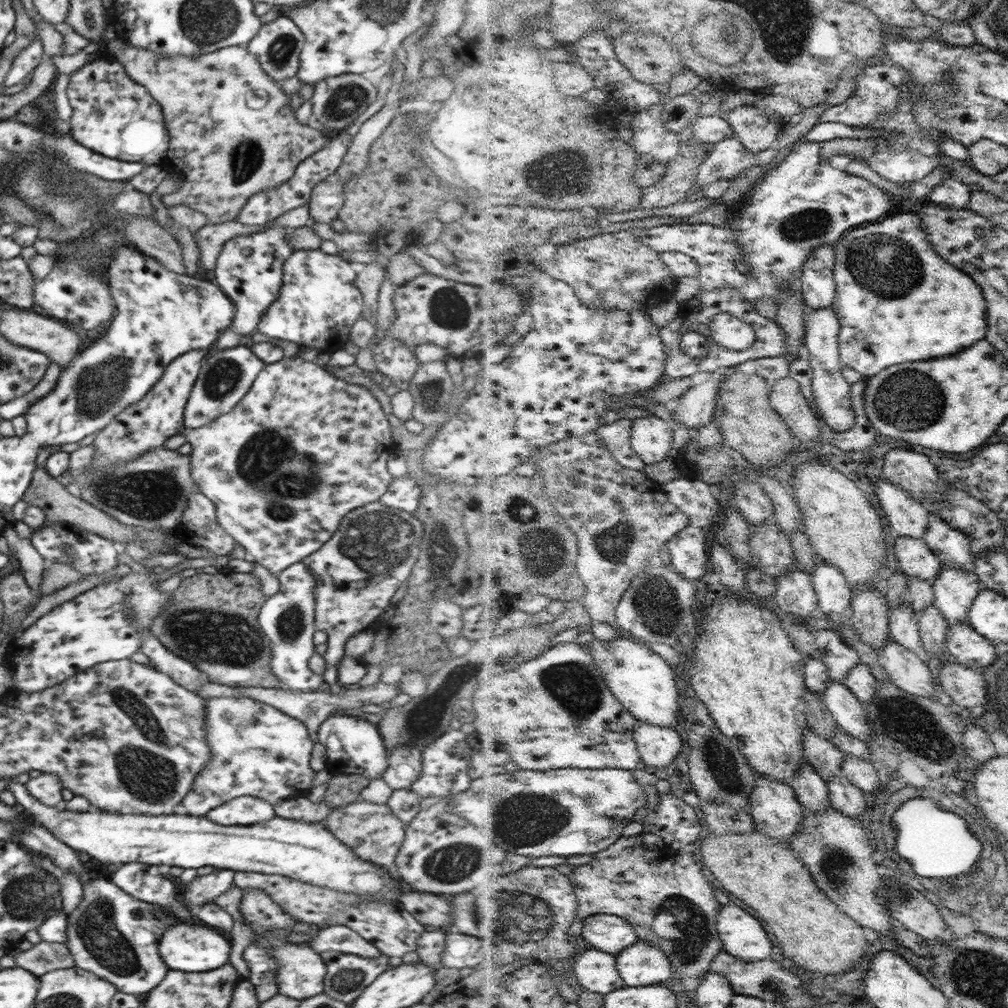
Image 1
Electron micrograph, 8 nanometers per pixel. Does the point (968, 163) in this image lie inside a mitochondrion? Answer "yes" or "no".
no

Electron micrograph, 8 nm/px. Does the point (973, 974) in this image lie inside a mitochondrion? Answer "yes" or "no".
yes

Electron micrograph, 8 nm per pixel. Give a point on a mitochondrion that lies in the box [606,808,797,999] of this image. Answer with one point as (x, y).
(689, 925)

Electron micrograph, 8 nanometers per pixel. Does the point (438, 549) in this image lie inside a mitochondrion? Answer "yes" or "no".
yes

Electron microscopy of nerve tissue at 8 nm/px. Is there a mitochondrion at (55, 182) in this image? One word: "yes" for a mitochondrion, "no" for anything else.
yes

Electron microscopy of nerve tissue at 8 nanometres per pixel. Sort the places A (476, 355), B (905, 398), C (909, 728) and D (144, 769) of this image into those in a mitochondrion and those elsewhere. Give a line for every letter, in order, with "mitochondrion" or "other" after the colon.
A: other
B: mitochondrion
C: mitochondrion
D: mitochondrion

